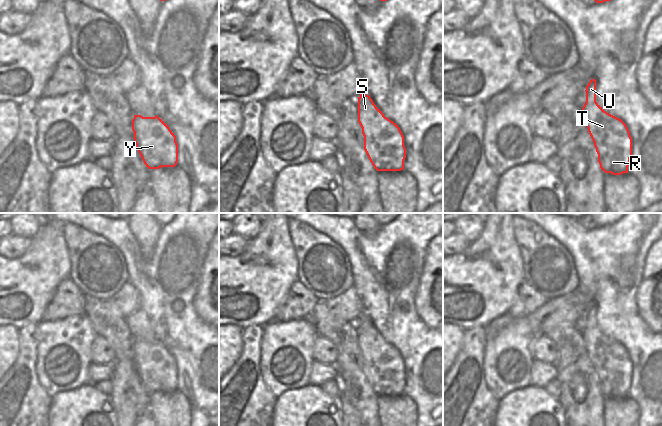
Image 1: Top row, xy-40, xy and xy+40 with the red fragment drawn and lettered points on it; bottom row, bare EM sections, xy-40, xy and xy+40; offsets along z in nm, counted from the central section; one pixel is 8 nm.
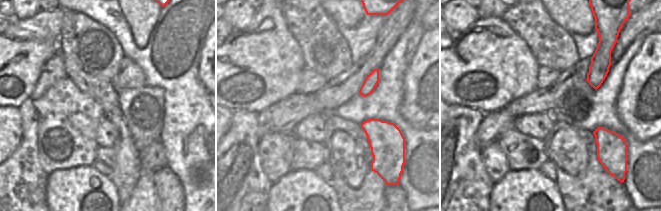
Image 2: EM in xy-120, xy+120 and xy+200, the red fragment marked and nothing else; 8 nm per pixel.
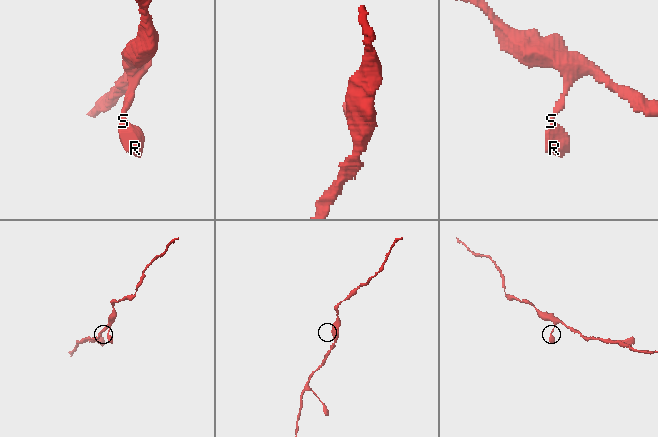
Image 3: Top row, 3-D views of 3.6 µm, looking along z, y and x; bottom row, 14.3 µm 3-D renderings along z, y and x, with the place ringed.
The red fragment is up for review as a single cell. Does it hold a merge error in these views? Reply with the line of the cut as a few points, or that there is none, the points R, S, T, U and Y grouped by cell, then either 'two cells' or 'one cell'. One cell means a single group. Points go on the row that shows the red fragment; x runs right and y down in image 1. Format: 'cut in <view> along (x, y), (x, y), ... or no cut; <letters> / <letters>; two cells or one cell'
no cut; R S T U Y; one cell

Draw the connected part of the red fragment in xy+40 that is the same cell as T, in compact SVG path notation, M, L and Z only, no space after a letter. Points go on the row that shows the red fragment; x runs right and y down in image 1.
M596 80L586 86L586 102L582 114L598 154L600 168L605 173L628 173L632 156L632 138L626 124L607 113L596 102Z

